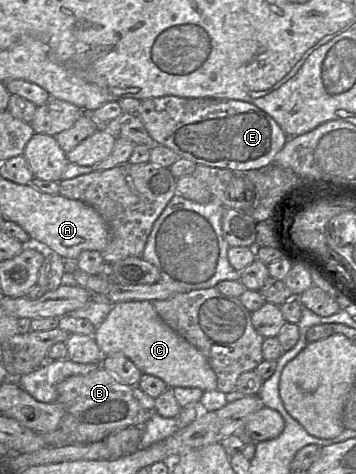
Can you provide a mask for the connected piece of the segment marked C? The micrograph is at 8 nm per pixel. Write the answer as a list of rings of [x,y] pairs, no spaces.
[[[152,301],[114,304],[104,321],[96,327],[93,337],[102,352],[102,358],[113,353],[122,353],[143,374],[160,378],[168,388],[193,387],[203,392],[217,389],[217,377],[208,360],[162,320]]]

